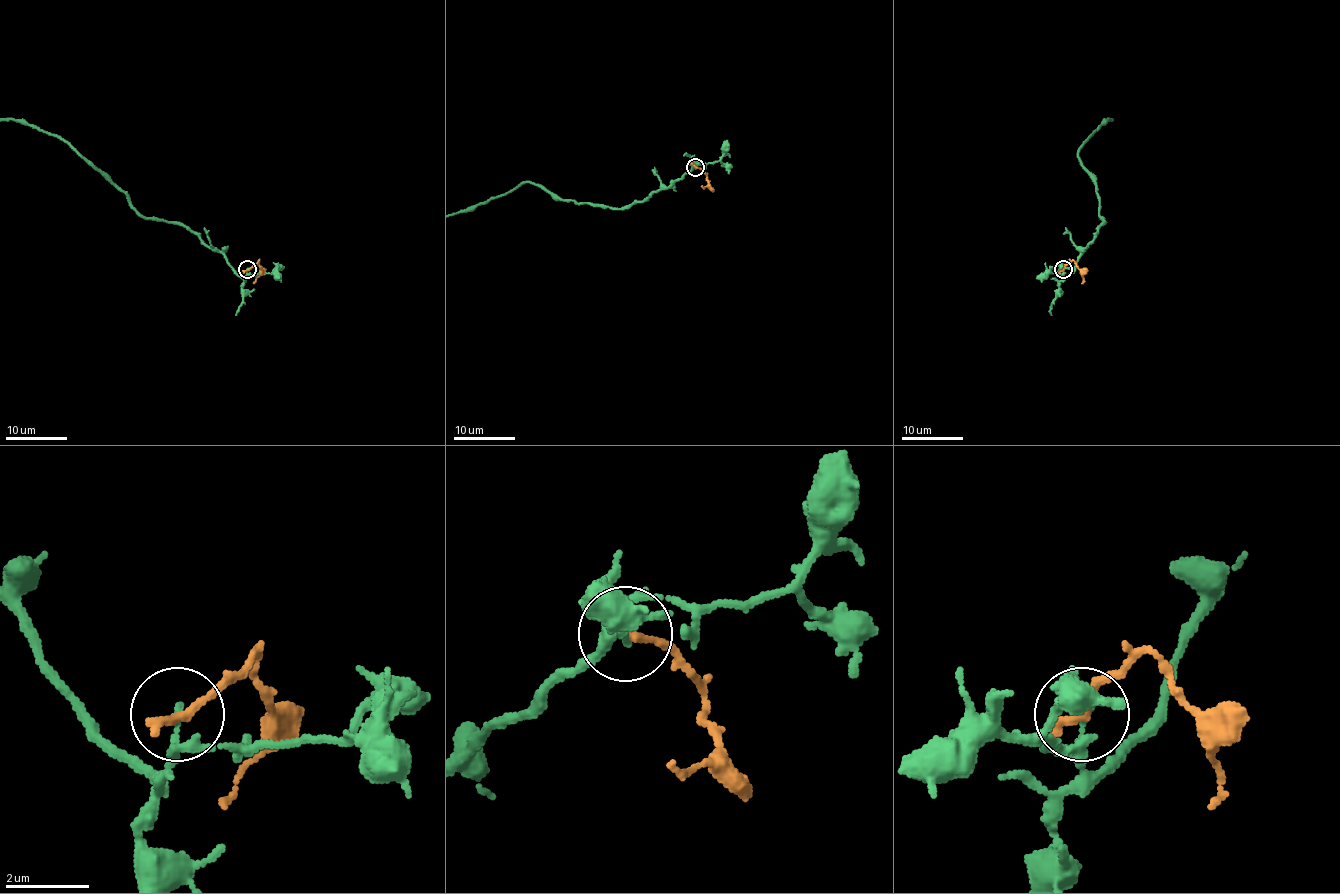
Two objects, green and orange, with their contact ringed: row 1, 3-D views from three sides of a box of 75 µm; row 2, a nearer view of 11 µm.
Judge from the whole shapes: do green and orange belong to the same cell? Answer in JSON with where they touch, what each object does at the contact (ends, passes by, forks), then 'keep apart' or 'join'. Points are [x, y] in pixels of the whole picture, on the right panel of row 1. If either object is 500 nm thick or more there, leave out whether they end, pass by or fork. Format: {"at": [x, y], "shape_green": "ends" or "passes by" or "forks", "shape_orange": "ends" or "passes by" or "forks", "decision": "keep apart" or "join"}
{"at": [1063, 269], "shape_green": "passes by", "shape_orange": "ends", "decision": "keep apart"}

